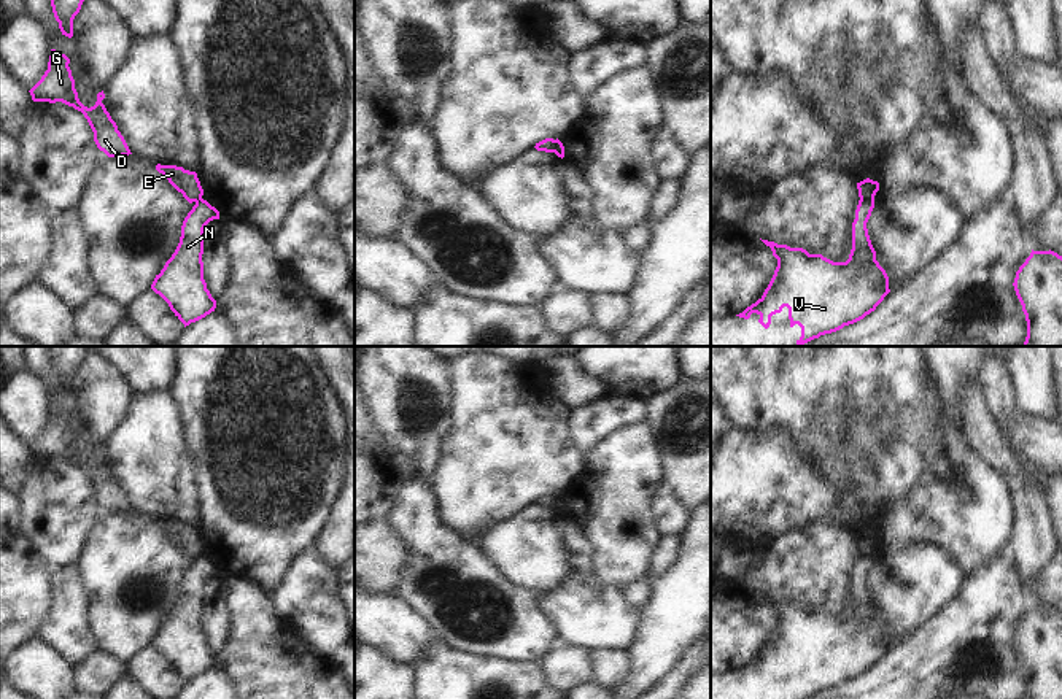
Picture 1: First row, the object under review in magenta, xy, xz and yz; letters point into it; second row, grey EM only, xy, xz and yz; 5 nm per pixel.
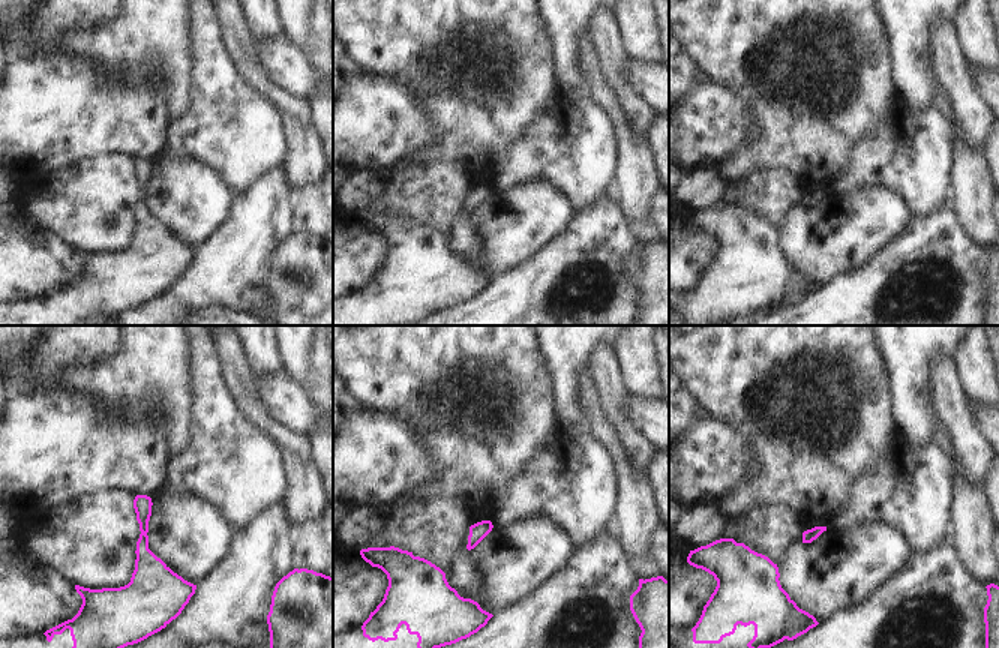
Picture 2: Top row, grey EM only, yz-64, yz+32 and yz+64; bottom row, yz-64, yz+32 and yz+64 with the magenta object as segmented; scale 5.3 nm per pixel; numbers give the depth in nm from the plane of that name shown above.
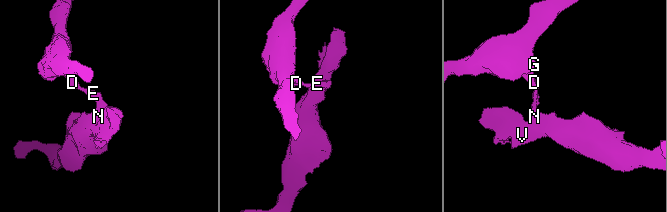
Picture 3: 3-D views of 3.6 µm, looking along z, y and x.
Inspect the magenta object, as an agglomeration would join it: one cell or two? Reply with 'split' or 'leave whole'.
split

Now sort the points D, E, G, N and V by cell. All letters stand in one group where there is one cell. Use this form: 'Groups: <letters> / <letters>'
Groups: D E G / N V.

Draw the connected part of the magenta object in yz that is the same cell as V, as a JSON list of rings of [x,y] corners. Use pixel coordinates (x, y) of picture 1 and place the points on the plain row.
[[[874,553],[859,556],[846,618],[762,596],[771,604],[777,623],[763,651],[736,672],[749,675],[757,669],[758,678],[768,685],[771,672],[787,662],[790,683],[801,683],[796,699],[808,699],[874,667],[890,645],[866,585],[873,564]]]

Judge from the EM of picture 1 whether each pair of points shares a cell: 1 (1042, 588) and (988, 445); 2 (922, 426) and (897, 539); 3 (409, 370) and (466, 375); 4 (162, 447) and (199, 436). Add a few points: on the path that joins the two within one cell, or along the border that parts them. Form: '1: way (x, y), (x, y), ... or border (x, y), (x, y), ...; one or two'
1: border (1045, 566), (1026, 588); two
2: border (929, 466), (916, 486), (881, 523); two
3: border (450, 363), (449, 412); two
4: border (175, 404), (194, 477); two

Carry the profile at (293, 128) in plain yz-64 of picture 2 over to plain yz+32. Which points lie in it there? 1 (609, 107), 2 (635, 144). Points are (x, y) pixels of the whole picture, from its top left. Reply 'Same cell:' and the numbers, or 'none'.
Same cell: 1, 2

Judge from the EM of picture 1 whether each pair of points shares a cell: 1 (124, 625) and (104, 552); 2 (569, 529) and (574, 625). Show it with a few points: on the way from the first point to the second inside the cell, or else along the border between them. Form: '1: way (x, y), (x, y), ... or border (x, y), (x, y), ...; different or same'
1: way (115, 607), (113, 569); same
2: way (573, 553), (574, 601); same

